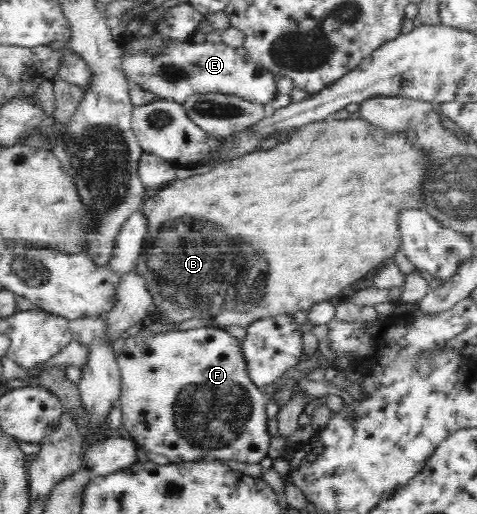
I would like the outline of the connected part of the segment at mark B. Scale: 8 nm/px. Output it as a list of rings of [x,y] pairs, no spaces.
[[[327,119],[312,123],[290,132],[288,141],[279,143],[270,151],[260,150],[244,159],[220,165],[204,174],[185,179],[176,179],[164,188],[149,194],[139,212],[147,223],[142,253],[137,260],[136,273],[147,279],[152,300],[151,316],[155,321],[170,324],[170,327],[212,327],[218,331],[248,331],[254,323],[277,318],[294,318],[296,313],[310,312],[313,308],[336,299],[344,289],[367,275],[367,272],[384,260],[393,258],[401,250],[399,225],[396,223],[398,207],[418,206],[422,168],[419,166],[421,153],[407,143],[403,135],[386,135],[377,127],[362,119]]]

